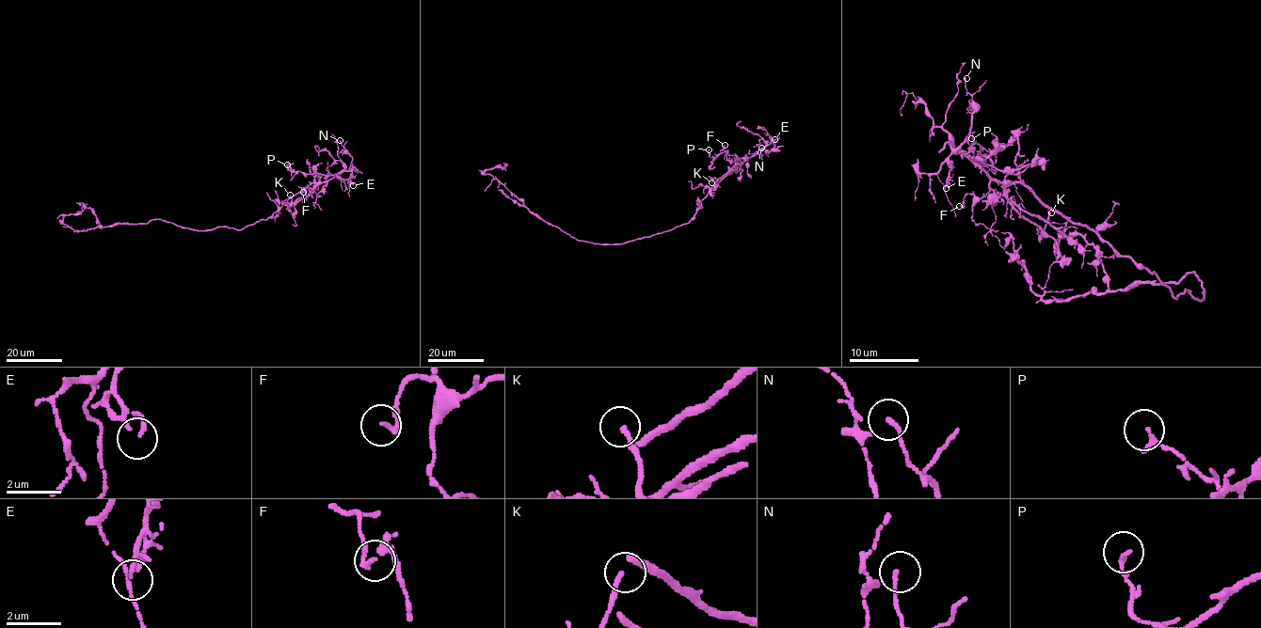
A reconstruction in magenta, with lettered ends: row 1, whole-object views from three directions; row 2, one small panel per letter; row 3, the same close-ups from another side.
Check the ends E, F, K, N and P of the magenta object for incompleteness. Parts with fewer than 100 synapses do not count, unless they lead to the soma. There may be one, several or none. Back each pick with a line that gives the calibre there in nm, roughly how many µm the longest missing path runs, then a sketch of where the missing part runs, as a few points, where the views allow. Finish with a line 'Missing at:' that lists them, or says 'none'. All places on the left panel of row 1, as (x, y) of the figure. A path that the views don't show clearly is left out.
Missing at: none

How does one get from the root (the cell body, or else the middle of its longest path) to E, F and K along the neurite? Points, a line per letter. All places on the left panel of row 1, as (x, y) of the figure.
E: (223, 227), (241, 229), (266, 219), (280, 203), (304, 187), (326, 181), (344, 171), (352, 172), (353, 185)
F: (223, 227), (241, 229), (266, 219), (280, 203), (315, 183), (312, 188), (301, 187), (303, 192)
K: (223, 227), (241, 229), (266, 219), (280, 203), (315, 183), (311, 193), (293, 203), (290, 195)

